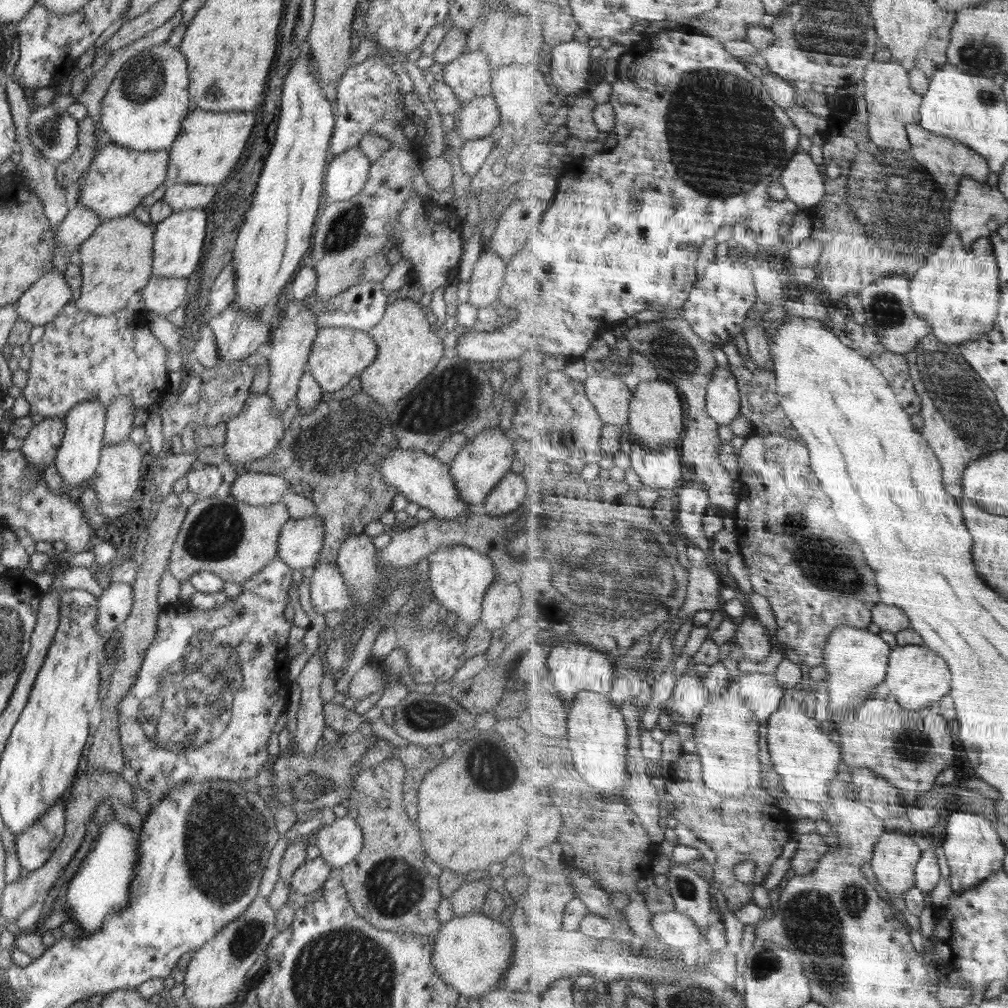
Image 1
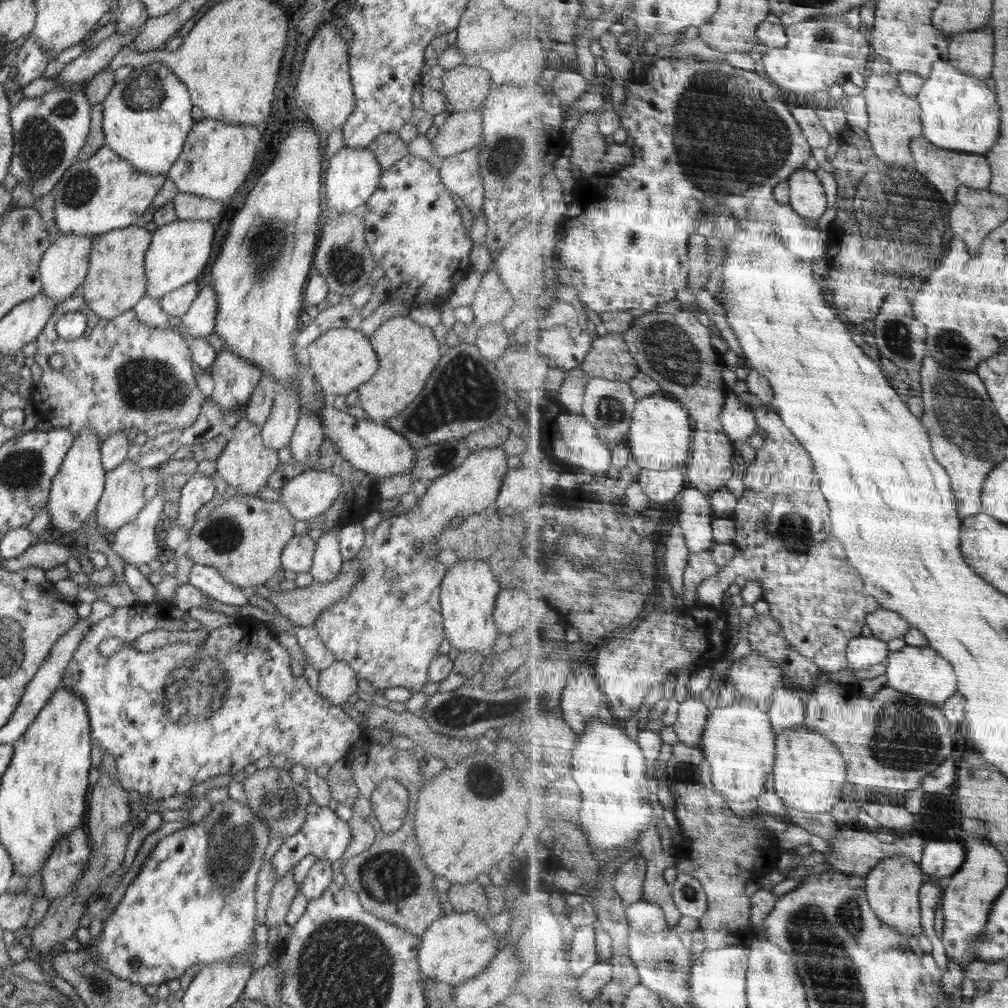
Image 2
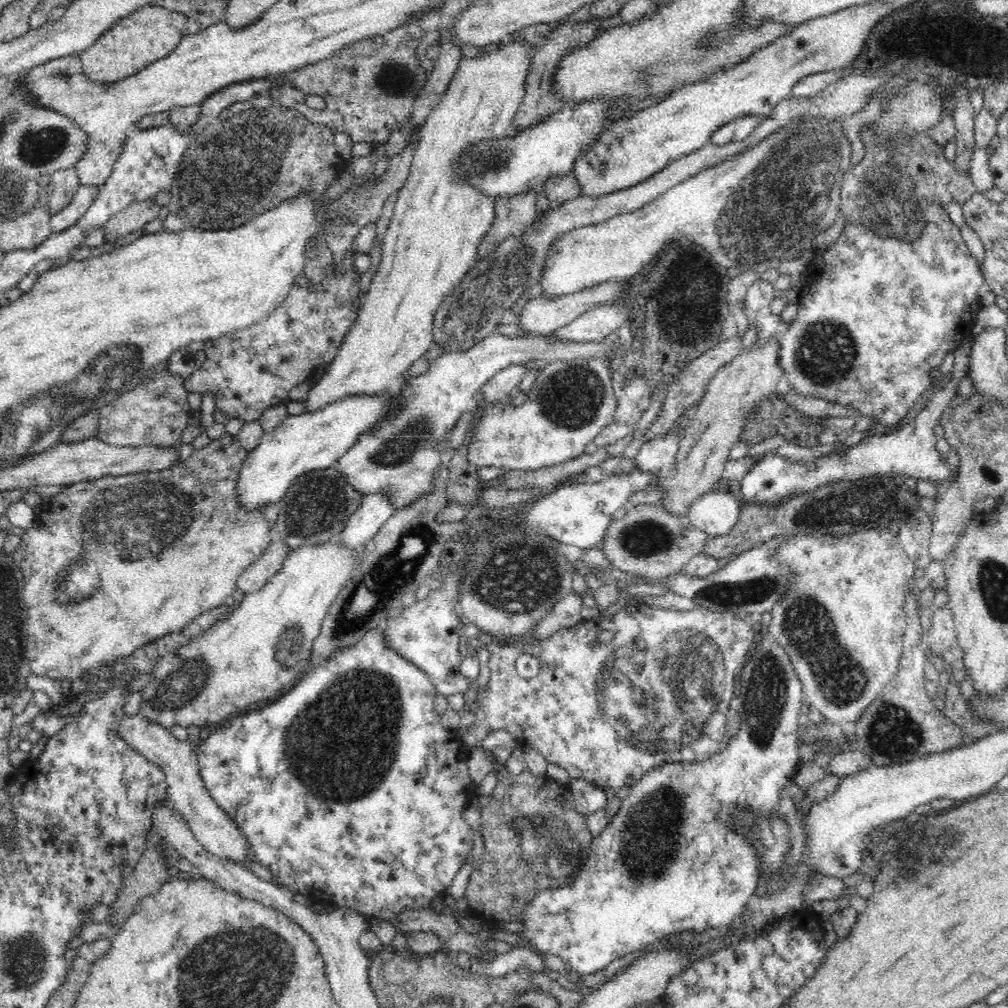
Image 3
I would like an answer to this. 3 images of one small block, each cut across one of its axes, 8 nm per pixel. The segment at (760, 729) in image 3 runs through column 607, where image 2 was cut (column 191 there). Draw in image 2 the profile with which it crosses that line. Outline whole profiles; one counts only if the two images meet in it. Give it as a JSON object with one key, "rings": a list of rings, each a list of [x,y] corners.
{"rings":[[[229,798],[222,802],[212,803],[211,811],[201,821],[175,831],[157,843],[148,858],[146,858],[144,864],[142,864],[140,872],[127,886],[119,904],[109,914],[108,918],[104,920],[100,936],[98,938],[92,938],[86,947],[88,949],[96,949],[98,951],[99,962],[115,976],[144,987],[152,984],[161,985],[173,979],[180,979],[182,974],[192,966],[195,966],[195,964],[201,964],[204,967],[216,963],[244,963],[246,960],[253,963],[257,947],[255,930],[258,925],[255,915],[256,879],[262,868],[262,859],[264,859],[264,853],[266,853],[266,848],[268,848],[272,836],[270,830],[268,830],[268,826],[248,808],[246,802],[242,803]]]}

